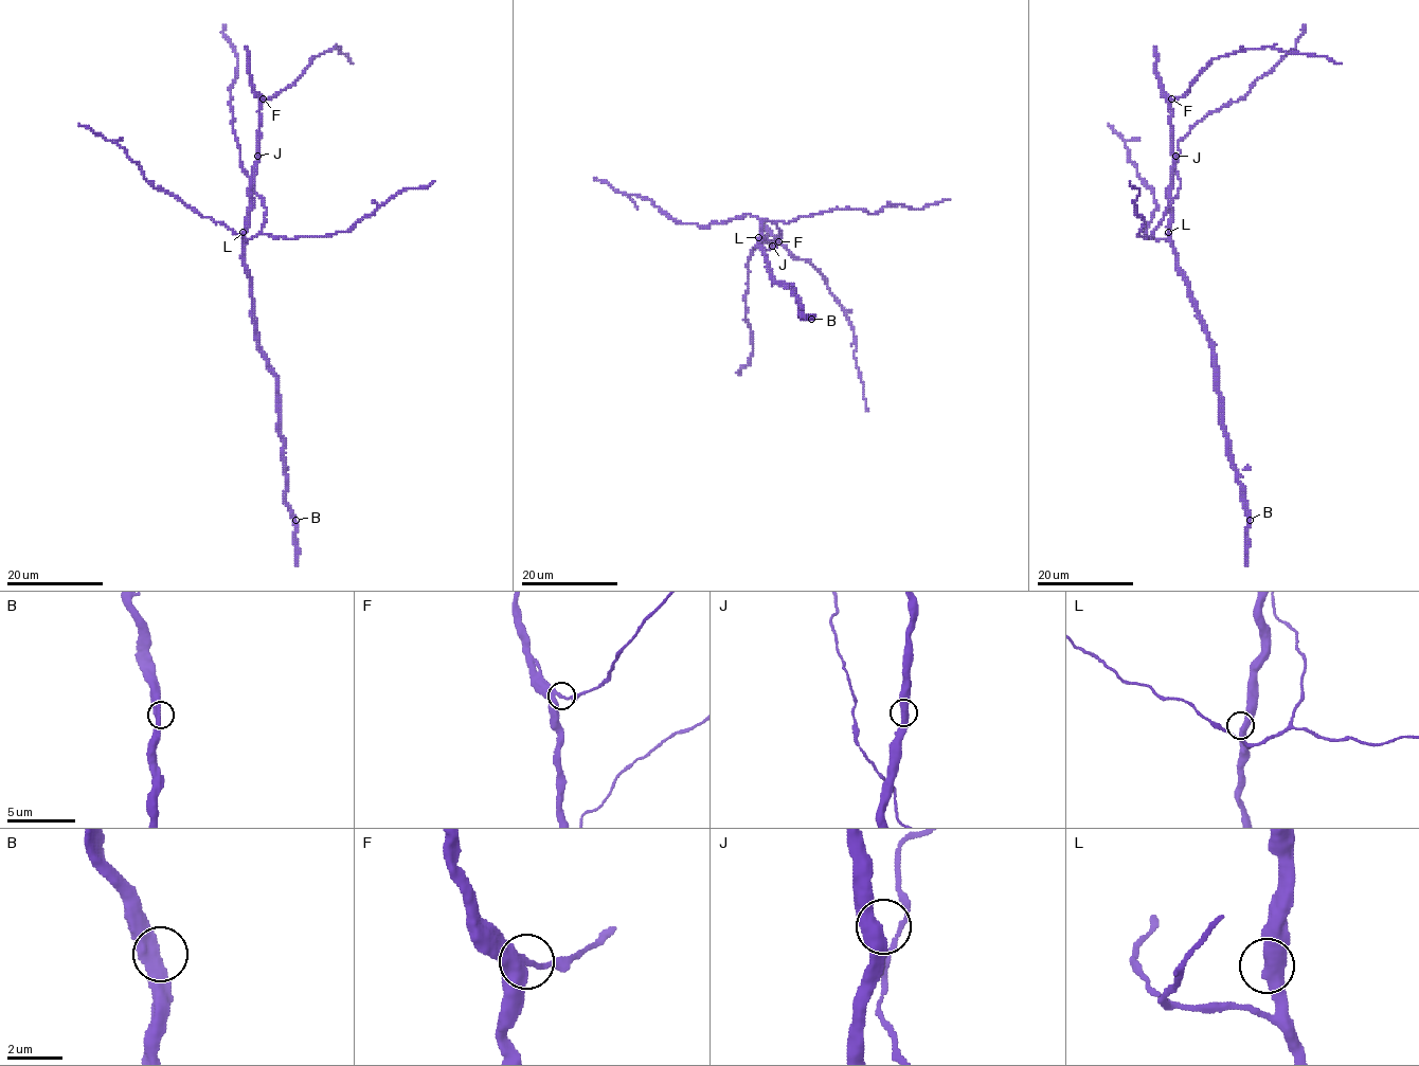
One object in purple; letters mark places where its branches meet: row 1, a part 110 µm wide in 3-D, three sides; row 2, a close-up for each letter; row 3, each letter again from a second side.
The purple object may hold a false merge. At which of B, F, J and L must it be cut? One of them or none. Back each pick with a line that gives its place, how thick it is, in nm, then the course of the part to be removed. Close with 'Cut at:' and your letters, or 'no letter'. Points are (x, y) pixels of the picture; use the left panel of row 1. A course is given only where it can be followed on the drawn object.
Cut at: no letter

